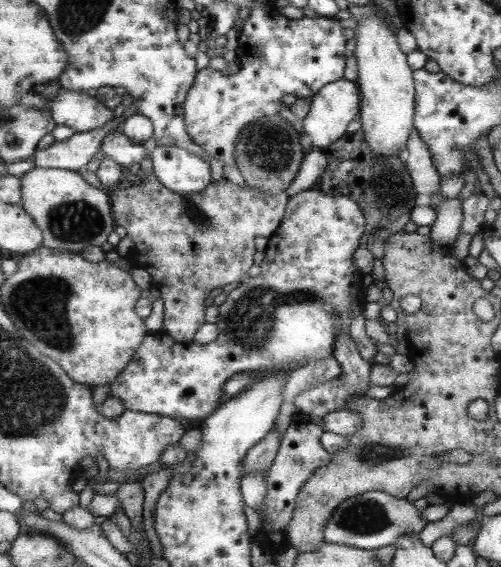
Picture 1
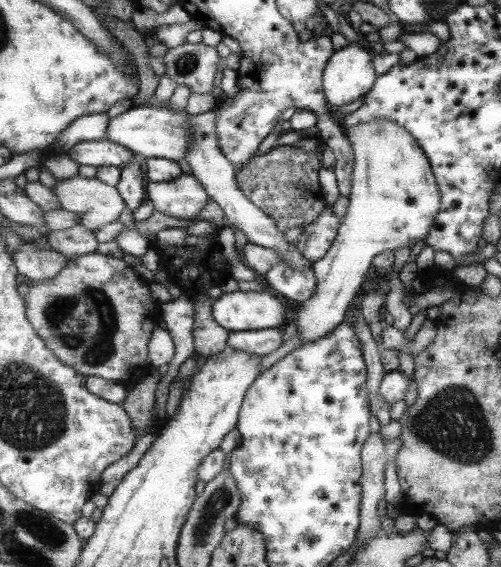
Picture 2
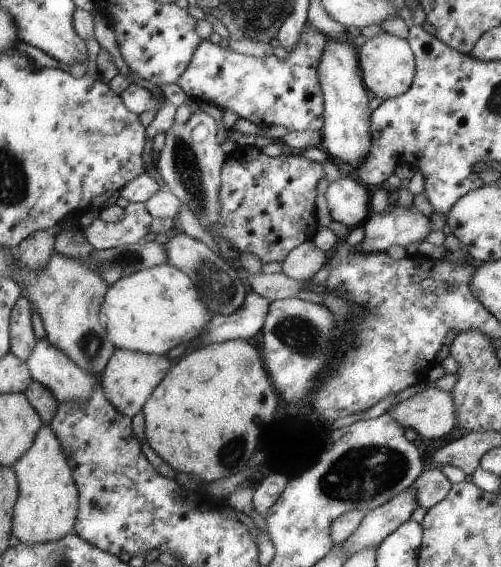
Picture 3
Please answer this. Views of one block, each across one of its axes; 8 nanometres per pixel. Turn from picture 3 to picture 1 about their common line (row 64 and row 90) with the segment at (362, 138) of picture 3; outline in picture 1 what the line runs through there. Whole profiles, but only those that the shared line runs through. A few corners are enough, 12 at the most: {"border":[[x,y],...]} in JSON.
{"border":[[356,82],[325,84],[310,101],[303,129],[326,148],[361,110]]}

